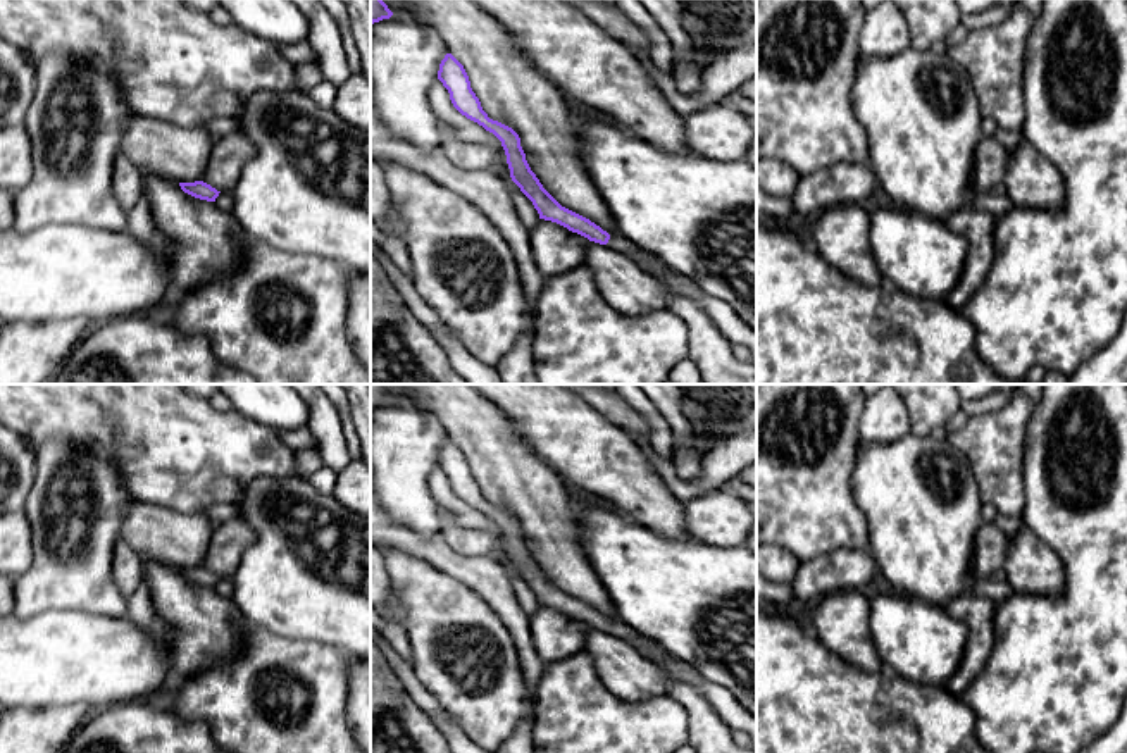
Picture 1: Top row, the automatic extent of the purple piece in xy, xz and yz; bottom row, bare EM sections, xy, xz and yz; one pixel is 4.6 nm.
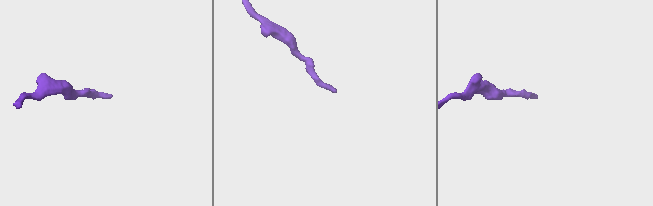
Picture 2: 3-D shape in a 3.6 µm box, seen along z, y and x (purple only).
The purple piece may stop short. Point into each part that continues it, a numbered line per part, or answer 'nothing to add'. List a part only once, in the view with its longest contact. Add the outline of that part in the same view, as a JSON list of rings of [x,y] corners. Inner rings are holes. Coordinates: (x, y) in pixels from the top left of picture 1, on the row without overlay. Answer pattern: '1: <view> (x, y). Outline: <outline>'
1: xz (617, 628). Outline: [[[620,619],[610,620],[607,632],[627,641],[631,646],[634,646],[639,651],[646,648],[646,639],[639,636],[632,627],[624,624]]]

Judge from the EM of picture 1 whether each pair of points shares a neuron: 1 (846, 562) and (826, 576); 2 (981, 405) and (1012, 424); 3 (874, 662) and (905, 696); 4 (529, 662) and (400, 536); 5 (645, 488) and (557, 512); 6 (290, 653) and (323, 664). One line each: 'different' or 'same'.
1: same
2: different
3: different
4: same
5: different
6: same

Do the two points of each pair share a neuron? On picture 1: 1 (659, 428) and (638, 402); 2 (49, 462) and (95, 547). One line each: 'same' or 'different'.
1: same
2: same

